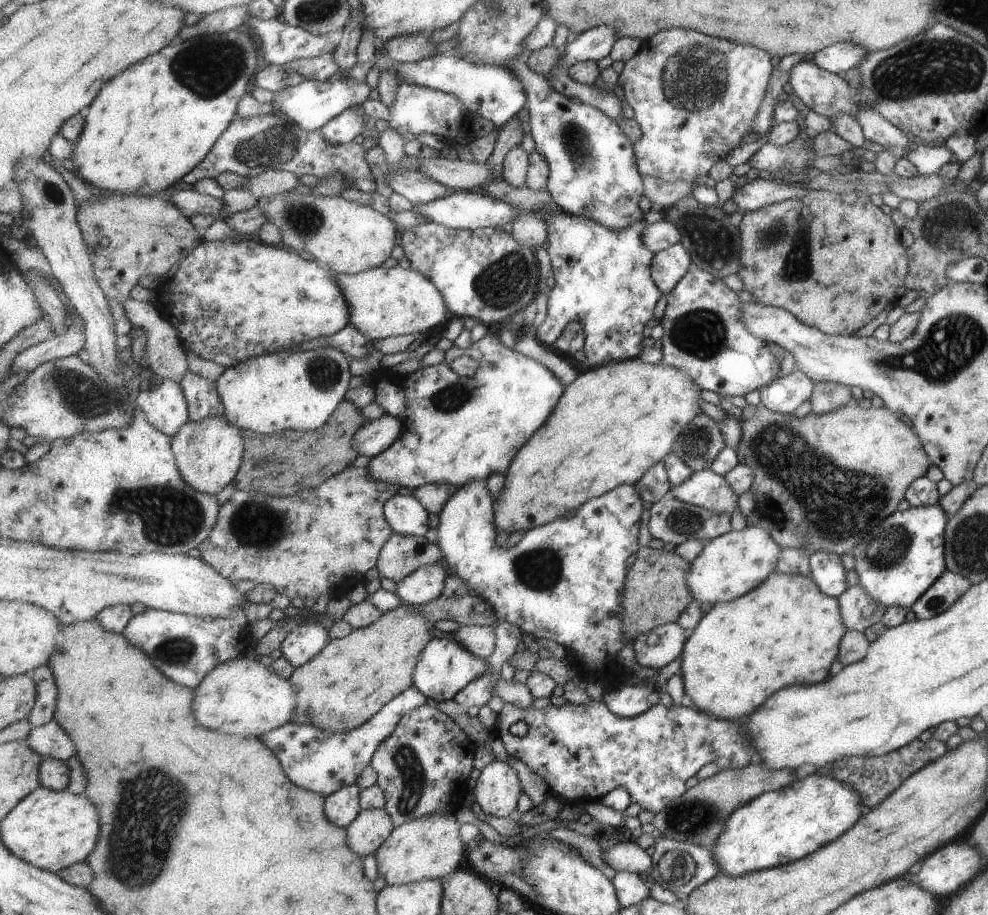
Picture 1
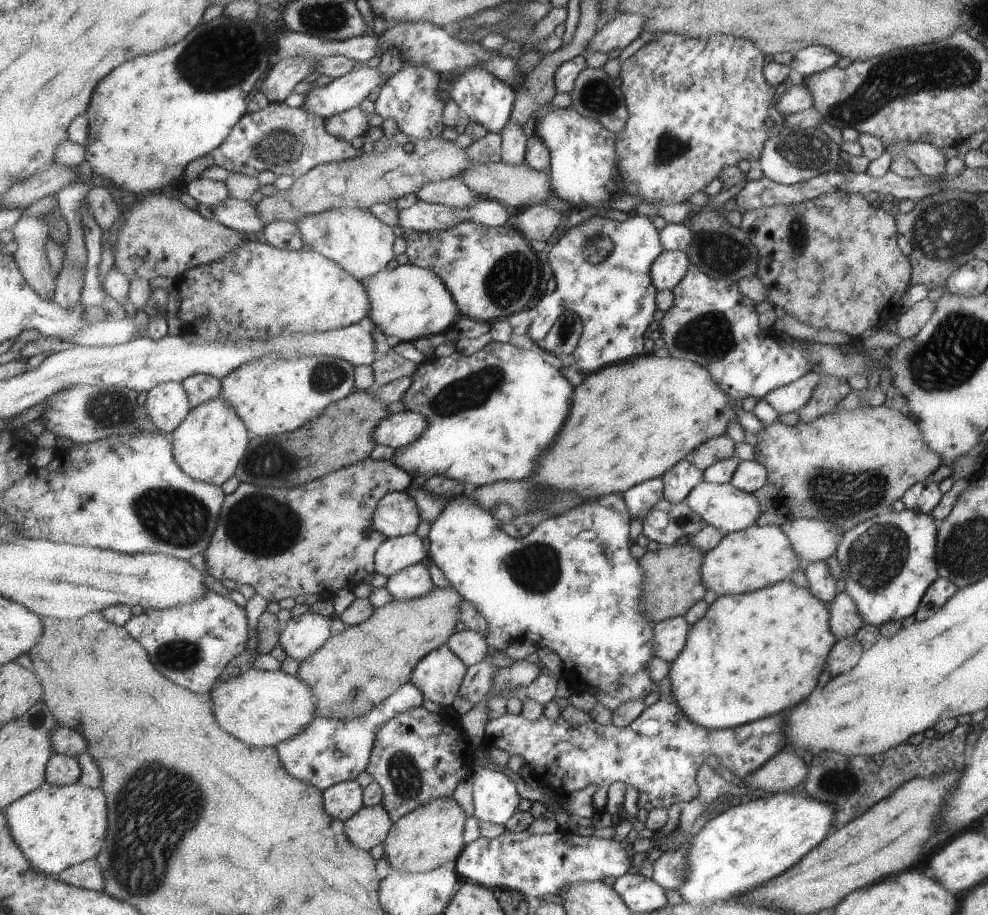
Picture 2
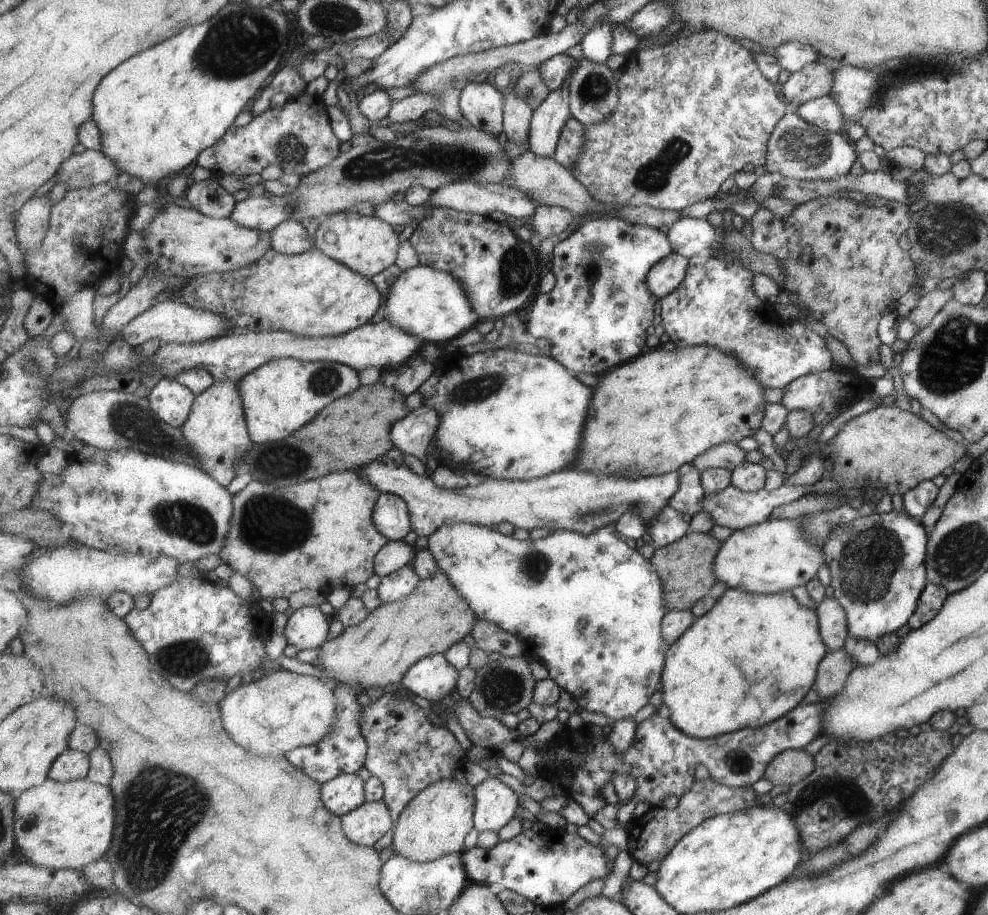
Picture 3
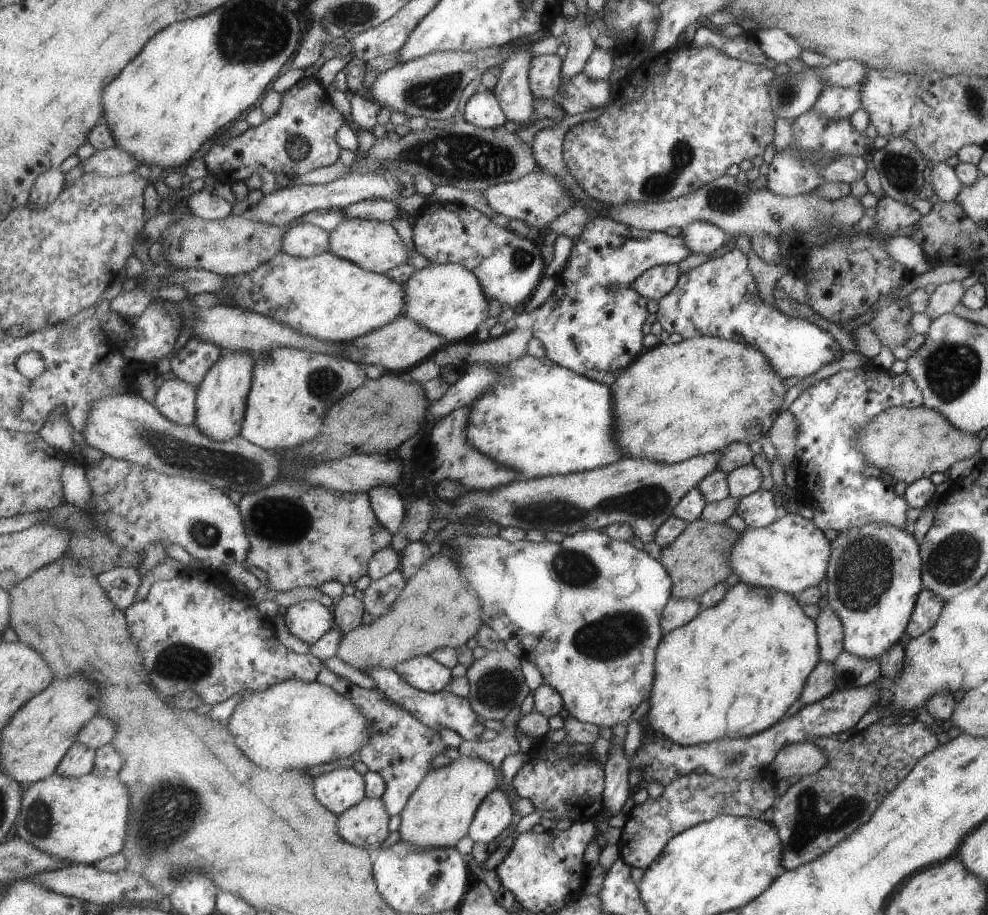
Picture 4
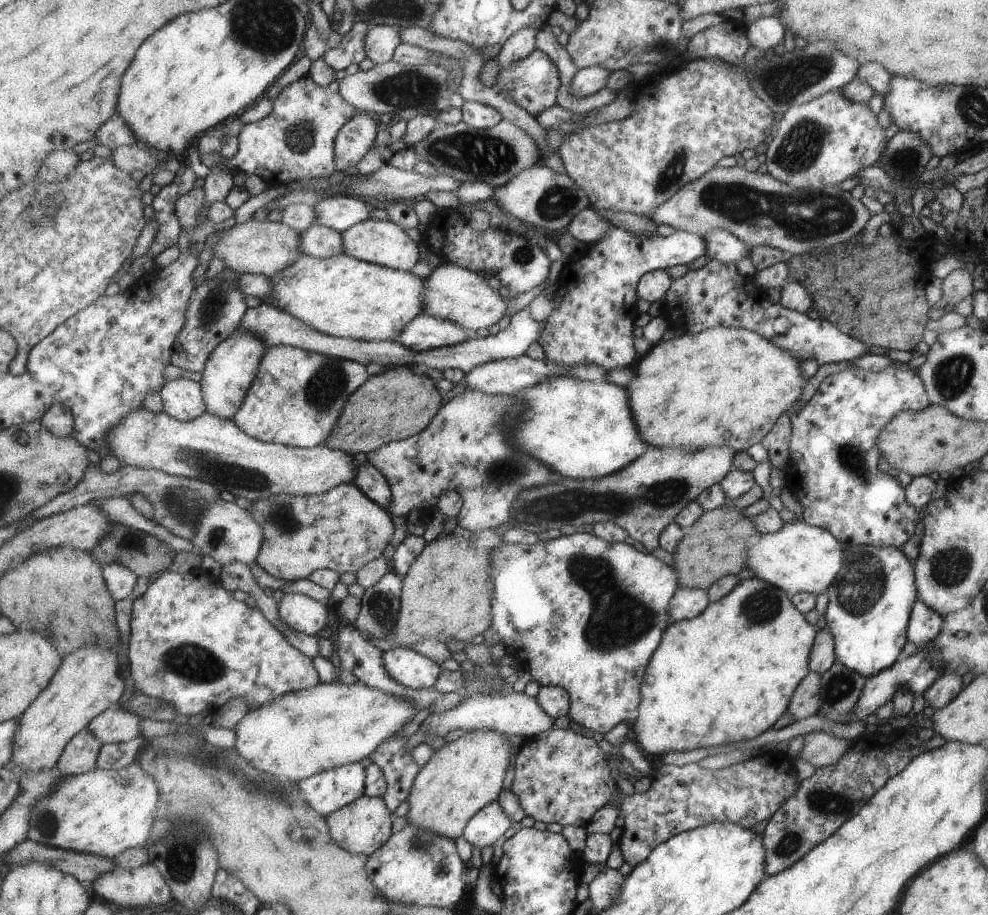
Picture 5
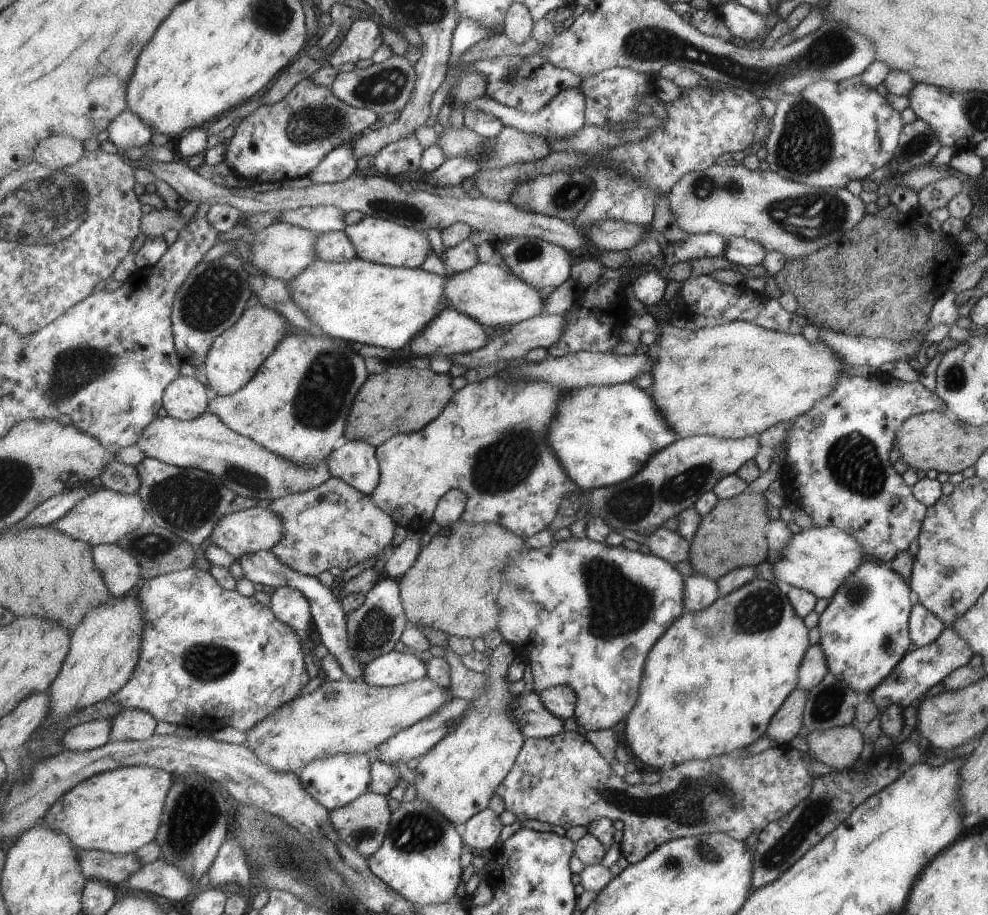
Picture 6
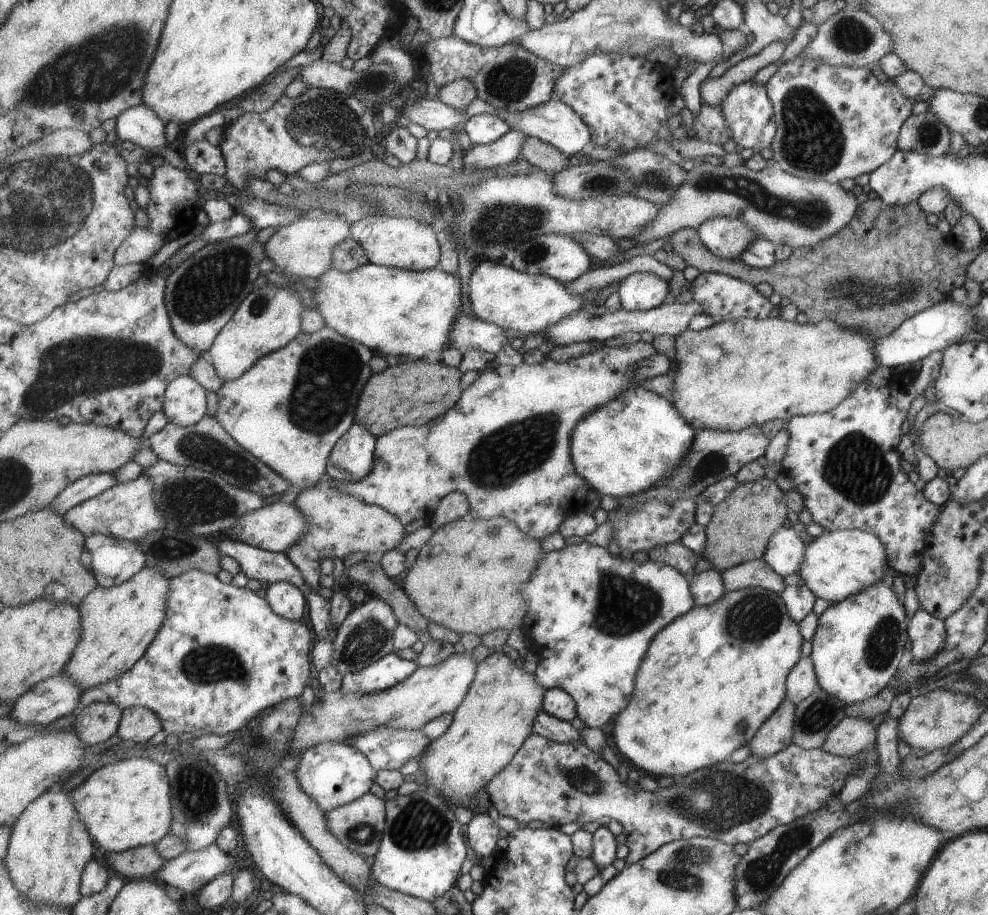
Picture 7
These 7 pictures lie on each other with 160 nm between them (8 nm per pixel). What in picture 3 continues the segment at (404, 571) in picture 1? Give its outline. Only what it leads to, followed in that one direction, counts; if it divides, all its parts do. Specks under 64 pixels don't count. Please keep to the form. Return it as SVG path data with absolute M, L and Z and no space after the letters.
M403 539L390 540L375 557L376 574L383 578L397 572L412 563L416 558L417 548Z

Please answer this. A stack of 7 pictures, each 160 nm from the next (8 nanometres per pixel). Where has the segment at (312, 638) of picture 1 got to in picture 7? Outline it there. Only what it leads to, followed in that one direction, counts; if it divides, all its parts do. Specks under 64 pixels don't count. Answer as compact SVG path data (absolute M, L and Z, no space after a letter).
M281 581L266 587L266 599L283 618L299 622L305 616L306 594L293 583Z

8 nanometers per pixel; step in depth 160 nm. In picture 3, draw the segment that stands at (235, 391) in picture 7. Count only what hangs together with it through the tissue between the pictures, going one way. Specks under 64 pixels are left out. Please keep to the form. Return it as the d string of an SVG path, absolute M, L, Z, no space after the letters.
M293 357L265 363L238 381L252 441L261 444L289 438L328 404L354 393L361 385L360 371L346 364Z

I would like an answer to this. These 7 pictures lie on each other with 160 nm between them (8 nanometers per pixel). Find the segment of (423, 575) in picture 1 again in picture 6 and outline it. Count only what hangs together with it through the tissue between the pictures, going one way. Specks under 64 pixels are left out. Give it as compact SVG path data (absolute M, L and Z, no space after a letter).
M382 576L379 582L366 594L365 602L348 615L351 650L365 665L377 660L383 654L393 651L397 642L409 626L406 608L403 604L399 580Z

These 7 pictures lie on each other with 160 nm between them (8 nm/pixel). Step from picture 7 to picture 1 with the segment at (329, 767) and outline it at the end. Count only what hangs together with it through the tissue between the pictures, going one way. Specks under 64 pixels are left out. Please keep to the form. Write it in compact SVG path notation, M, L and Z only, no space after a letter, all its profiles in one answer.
M359 784L347 785L334 795L326 797L327 818L336 826L347 829L358 819L363 810L362 792Z

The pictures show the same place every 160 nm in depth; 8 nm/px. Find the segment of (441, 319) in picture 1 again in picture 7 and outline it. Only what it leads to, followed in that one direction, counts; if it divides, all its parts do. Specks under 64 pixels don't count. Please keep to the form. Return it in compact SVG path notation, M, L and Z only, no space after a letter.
M483 261L471 272L467 294L475 317L521 334L539 333L583 306L582 294L569 292L567 283L545 275L530 275L500 261Z

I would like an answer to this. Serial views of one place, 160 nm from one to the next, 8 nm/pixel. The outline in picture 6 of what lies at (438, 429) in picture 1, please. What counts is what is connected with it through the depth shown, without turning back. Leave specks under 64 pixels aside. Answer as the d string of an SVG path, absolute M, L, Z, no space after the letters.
M632 382L573 389L558 404L558 412L551 424L549 446L552 446L567 474L581 490L622 483L645 466L651 455L677 440L677 432L667 423L649 391L637 388Z

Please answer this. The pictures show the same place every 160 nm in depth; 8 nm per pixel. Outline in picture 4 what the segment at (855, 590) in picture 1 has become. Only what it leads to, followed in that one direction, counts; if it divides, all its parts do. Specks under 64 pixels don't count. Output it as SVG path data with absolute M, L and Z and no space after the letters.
M829 605L820 608L814 621L819 661L833 663L835 657L842 651L841 621Z

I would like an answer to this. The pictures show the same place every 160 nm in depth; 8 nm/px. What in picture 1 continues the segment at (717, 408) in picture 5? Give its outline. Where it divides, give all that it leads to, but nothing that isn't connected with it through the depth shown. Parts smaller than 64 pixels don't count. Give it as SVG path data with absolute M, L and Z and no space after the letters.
M637 357L583 372L566 388L555 416L523 446L515 464L511 464L505 490L494 500L498 531L509 535L527 532L545 522L563 518L563 510L577 511L591 498L601 497L623 484L634 486L651 467L663 462L674 450L675 440L691 420L702 413L700 392L689 373L667 364L647 364Z

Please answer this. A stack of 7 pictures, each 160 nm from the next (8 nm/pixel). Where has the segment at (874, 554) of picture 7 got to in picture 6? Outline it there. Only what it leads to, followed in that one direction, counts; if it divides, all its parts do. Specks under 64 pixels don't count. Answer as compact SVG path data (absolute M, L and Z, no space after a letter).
M835 527L801 529L793 533L786 550L771 565L776 584L806 590L815 598L831 598L837 588L845 582L847 575L856 570L865 552L862 545L851 535Z

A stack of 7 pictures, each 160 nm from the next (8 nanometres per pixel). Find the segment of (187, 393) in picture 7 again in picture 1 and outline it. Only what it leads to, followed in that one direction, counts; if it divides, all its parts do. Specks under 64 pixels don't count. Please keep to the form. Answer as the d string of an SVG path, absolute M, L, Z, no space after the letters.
M163 378L161 385L157 388L151 388L144 385L135 401L141 410L143 410L147 421L150 421L155 428L167 436L175 437L179 430L190 421L190 409L186 400L186 393L182 385L171 378Z

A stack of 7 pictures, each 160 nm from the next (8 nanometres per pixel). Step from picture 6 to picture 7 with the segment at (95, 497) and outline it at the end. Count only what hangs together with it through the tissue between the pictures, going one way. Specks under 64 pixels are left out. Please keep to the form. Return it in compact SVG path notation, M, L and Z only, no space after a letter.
M143 474L134 481L119 483L113 488L86 500L72 508L64 519L86 537L94 534L115 536L128 541L138 541L147 533L165 526L166 520L160 512L154 497L154 488L150 478Z

